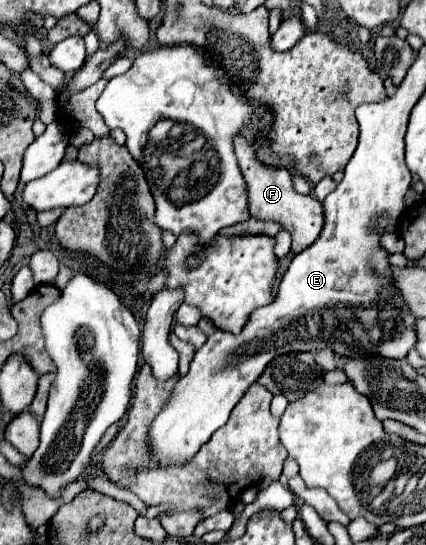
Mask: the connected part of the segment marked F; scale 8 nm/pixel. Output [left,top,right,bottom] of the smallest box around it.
[233,135,323,253]

